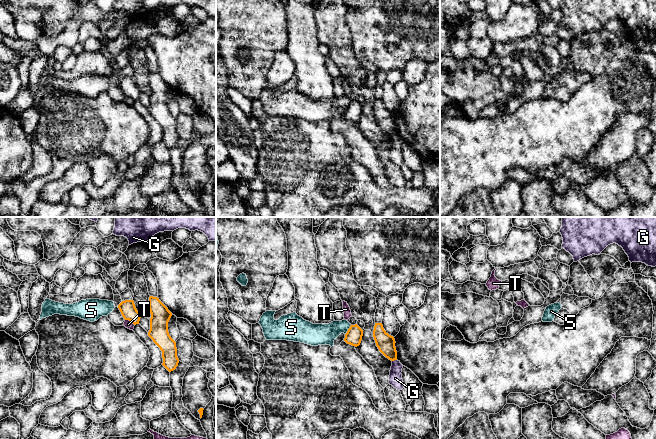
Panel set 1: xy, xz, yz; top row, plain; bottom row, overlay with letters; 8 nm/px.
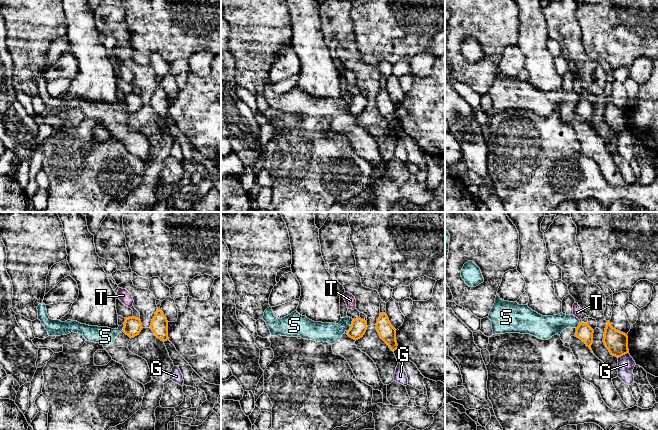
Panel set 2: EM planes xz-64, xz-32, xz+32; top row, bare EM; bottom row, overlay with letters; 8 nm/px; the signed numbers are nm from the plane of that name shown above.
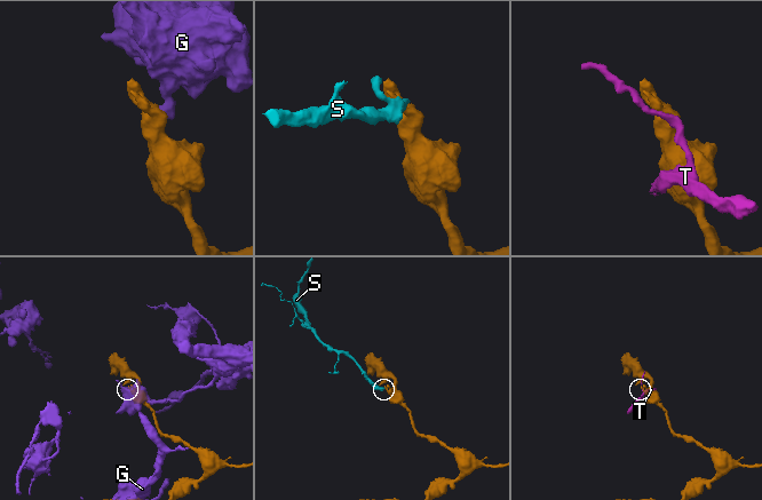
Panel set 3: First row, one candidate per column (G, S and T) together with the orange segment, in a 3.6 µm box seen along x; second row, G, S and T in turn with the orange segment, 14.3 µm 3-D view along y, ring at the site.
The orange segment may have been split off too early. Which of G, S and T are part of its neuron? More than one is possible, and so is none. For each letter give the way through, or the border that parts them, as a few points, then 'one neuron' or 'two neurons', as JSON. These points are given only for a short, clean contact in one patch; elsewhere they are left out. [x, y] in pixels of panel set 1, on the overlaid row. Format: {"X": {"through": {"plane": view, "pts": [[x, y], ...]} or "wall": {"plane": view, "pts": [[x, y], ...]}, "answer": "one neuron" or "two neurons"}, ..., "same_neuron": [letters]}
{"G": {"wall": {"plane": "xz", "pts": [[396, 359], [392, 361]]}, "answer": "two neurons"}, "S": {"wall": {"plane": "xz", "pts": [[351, 325], [345, 334]]}, "answer": "two neurons"}, "T": {"wall": {"plane": "xy", "pts": [[125, 319], [128, 319], [134, 325]]}, "answer": "two neurons"}, "same_neuron": []}

